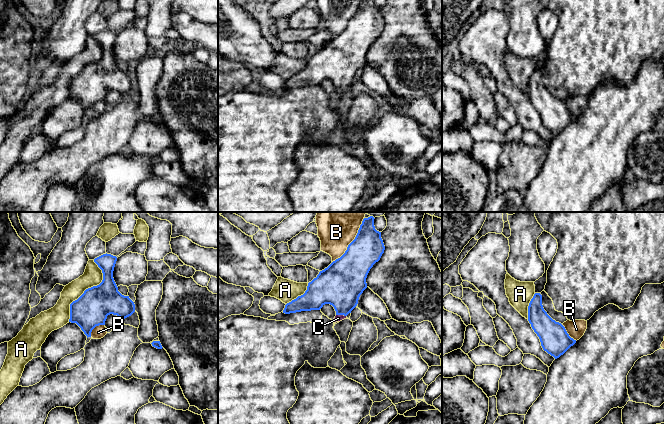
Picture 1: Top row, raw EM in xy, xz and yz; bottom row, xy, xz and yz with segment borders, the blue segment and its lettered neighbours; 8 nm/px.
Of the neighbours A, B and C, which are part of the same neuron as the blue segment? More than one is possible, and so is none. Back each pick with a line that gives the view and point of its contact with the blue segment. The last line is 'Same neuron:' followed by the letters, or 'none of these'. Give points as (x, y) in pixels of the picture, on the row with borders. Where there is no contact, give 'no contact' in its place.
C: meets blue in xz at (341, 314)
Same neuron: C

